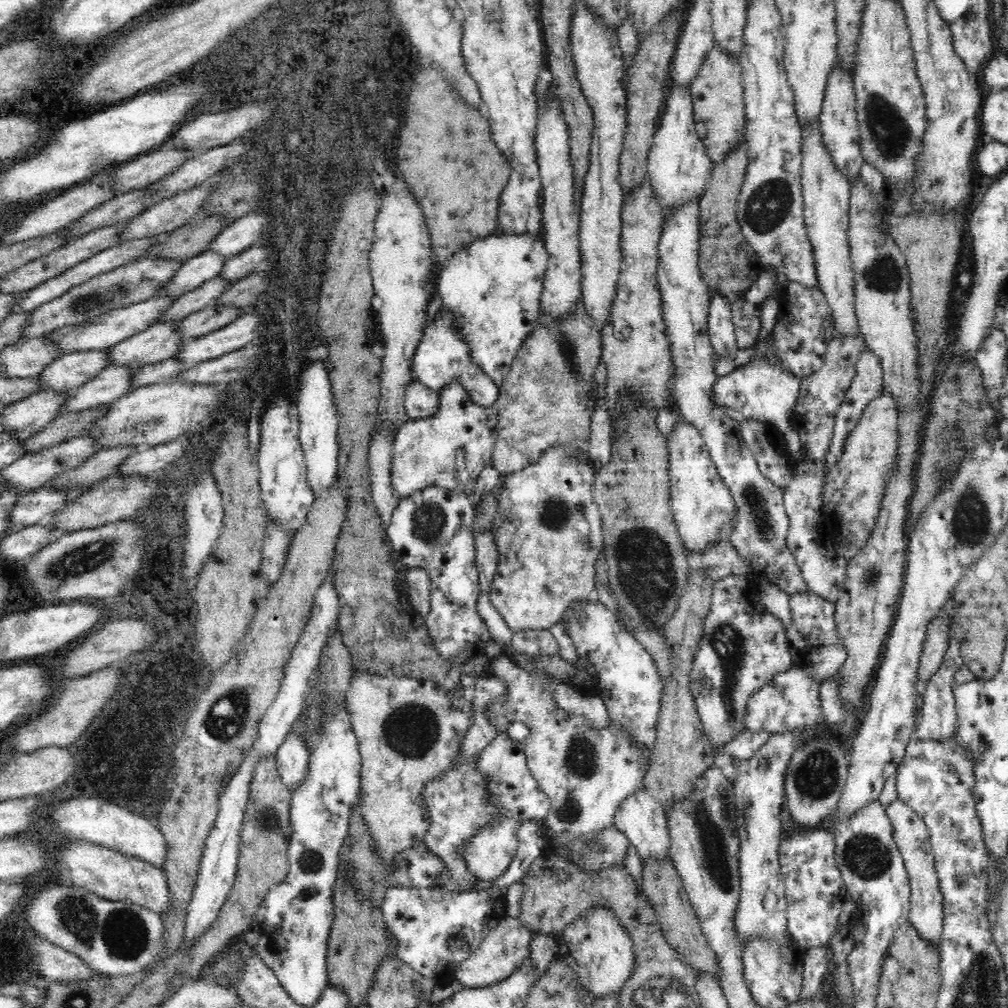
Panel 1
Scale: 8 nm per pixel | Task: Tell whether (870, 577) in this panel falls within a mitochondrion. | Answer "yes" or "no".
yes

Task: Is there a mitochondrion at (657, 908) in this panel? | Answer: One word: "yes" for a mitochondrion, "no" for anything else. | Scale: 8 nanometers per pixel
no

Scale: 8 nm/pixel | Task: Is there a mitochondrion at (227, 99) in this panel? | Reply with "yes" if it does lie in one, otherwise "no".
no

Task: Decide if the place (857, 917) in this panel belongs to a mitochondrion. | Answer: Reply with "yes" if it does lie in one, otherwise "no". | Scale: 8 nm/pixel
no

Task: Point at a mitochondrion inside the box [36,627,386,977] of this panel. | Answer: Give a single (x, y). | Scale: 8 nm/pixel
(124, 932)

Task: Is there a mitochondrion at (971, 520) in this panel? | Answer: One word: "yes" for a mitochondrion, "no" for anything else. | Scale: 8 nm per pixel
yes

